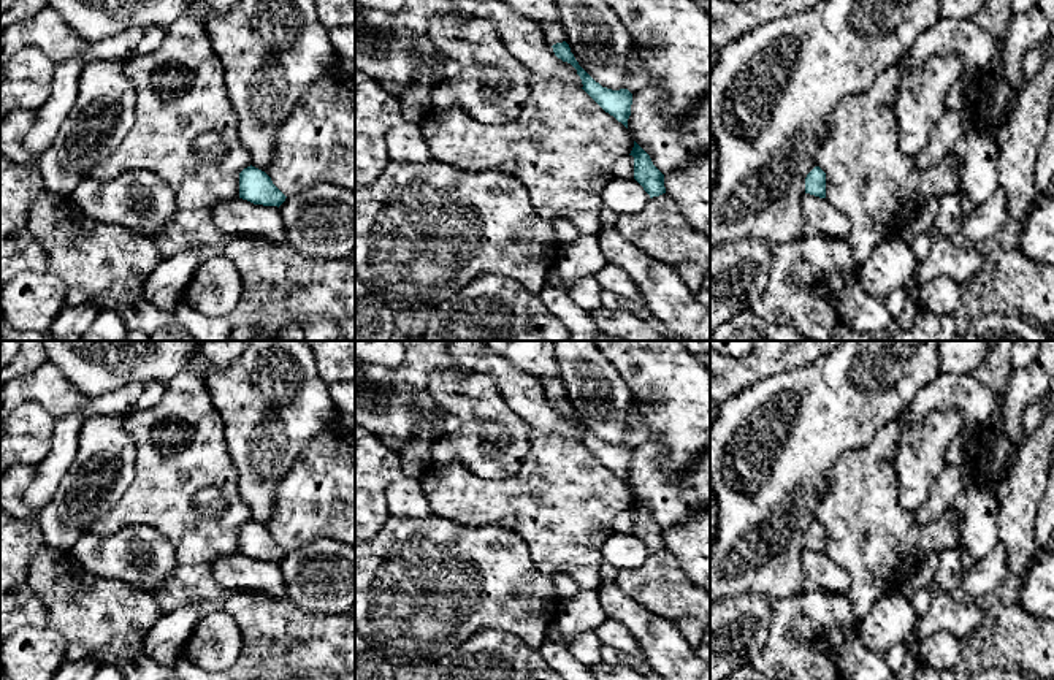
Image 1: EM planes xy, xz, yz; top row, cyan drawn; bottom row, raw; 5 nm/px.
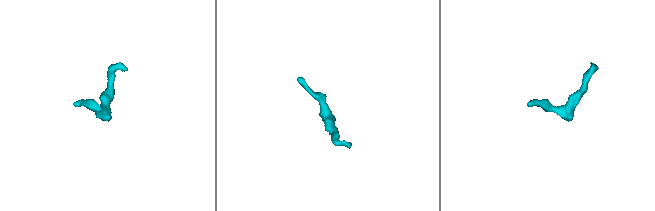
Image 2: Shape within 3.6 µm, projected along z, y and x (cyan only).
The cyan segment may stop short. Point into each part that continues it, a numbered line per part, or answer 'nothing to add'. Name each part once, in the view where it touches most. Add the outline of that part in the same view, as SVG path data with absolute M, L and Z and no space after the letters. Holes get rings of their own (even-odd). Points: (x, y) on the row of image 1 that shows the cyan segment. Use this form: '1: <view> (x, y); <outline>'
1: xz (552, 29); M542 21L539 25L552 46L566 41L564 30L558 21Z

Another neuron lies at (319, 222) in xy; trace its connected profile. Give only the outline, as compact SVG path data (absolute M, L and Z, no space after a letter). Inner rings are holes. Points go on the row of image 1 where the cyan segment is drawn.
M317 184L279 206L287 244L312 258L355 252L355 190Z

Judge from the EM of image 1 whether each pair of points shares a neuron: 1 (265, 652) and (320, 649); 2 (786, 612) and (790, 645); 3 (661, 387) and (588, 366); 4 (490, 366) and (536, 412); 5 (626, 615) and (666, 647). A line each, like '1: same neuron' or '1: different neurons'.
1: same neuron
2: same neuron
3: different neurons
4: same neuron
5: same neuron

